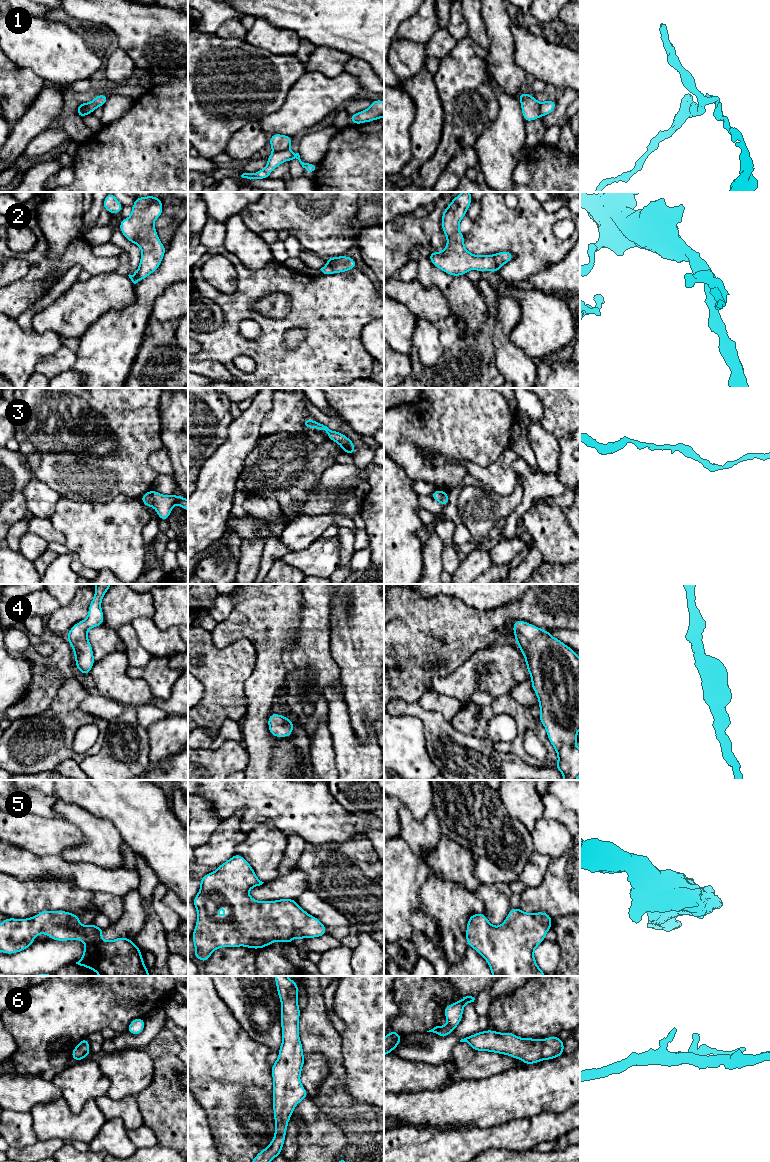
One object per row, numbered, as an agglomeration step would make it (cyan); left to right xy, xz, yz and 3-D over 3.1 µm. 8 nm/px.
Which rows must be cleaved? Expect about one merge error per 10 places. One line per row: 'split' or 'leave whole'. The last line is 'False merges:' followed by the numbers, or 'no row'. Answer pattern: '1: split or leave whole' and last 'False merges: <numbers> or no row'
1: split
2: leave whole
3: leave whole
4: leave whole
5: leave whole
6: leave whole
False merges: 1

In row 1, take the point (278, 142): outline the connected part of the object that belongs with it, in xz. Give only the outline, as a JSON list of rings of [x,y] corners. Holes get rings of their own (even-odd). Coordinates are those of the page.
[[[273,134],[270,136],[270,146],[273,151],[284,151],[289,148],[292,143],[292,137],[281,134]]]

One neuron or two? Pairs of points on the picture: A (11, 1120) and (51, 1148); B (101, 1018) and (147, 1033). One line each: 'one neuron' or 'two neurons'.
A: one neuron
B: two neurons

